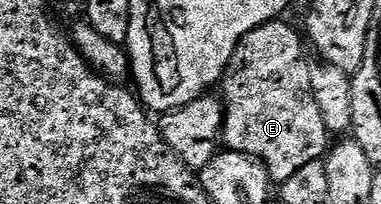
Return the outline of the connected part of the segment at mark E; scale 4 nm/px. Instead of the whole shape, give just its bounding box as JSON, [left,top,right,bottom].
[221,19,329,183]

